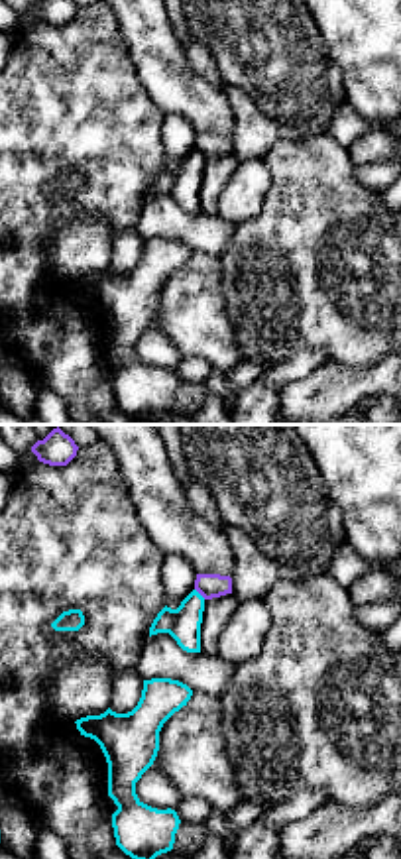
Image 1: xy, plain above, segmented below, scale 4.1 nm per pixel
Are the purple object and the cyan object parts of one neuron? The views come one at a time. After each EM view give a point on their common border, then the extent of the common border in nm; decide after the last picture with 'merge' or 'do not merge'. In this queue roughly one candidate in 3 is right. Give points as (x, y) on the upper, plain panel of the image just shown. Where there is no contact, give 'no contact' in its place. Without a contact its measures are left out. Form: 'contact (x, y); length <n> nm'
contact (201, 154); length 60 nm

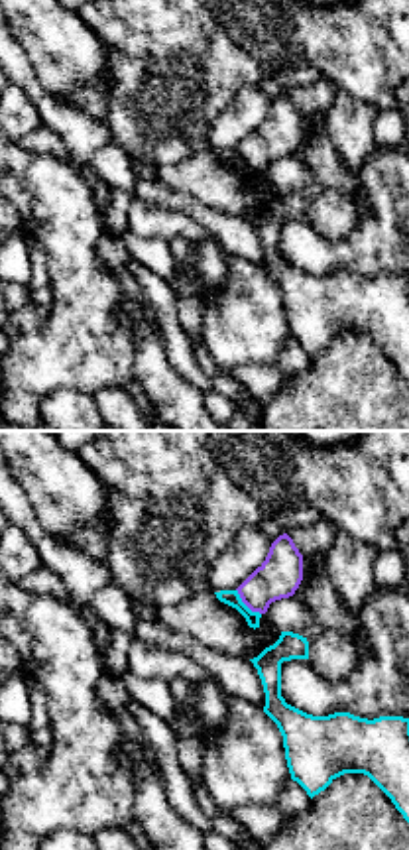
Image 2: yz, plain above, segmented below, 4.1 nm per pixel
contact (246, 164); length 150 nm

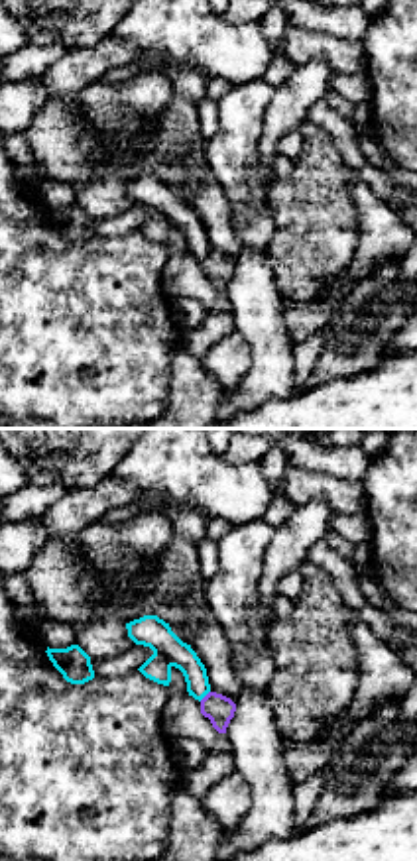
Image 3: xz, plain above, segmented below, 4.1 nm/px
contact (205, 256); length 60 nm

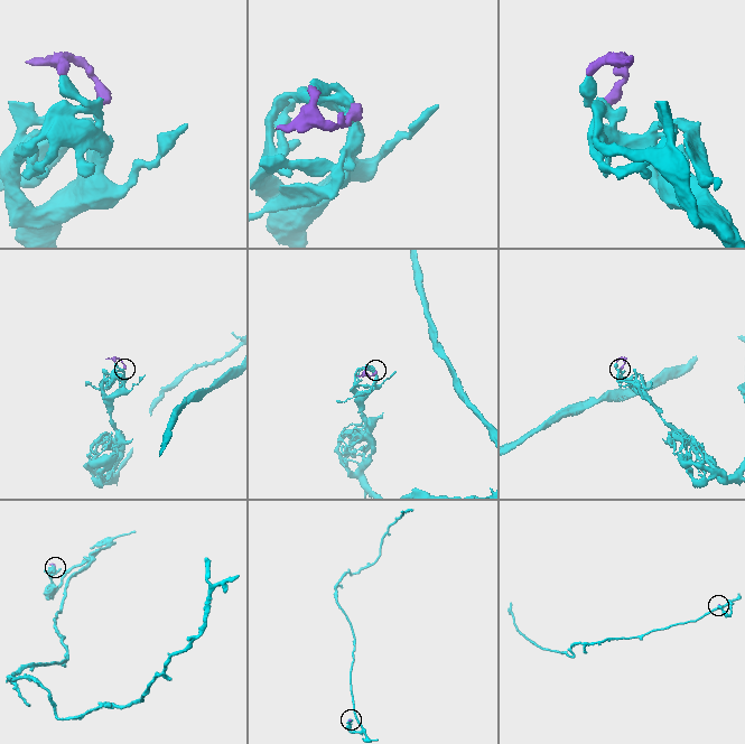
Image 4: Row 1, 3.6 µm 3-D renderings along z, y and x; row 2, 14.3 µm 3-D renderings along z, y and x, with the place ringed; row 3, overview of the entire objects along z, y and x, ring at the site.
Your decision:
merge

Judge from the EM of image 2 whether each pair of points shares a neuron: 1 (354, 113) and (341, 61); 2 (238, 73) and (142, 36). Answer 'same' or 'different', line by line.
1: different
2: same

